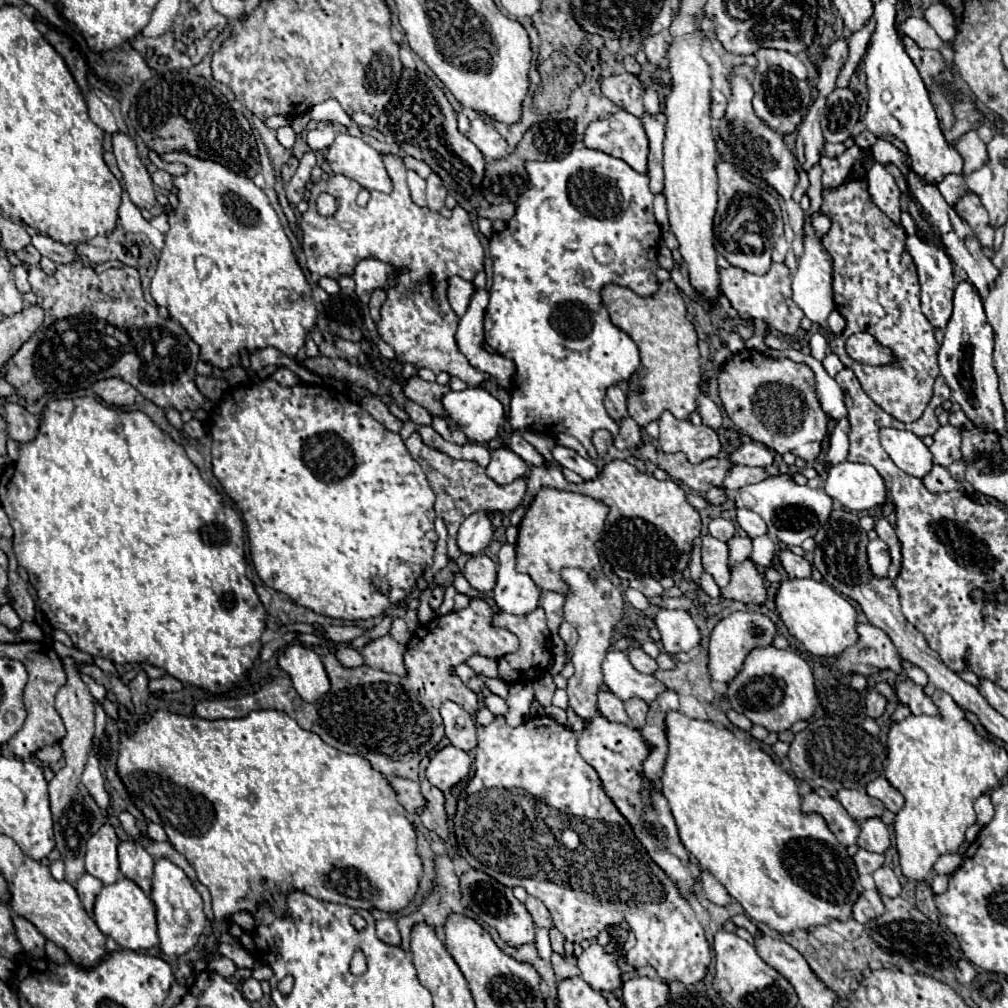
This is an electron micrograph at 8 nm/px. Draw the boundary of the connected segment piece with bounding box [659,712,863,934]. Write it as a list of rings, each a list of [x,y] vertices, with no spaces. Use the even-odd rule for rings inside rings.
[[[669,712],[669,716],[665,718],[665,726],[667,726],[665,734],[667,734],[667,742],[669,742],[669,754],[667,754],[667,760],[665,760],[663,774],[661,774],[659,792],[669,802],[669,808],[671,808],[671,814],[673,814],[675,822],[677,822],[677,830],[679,830],[683,846],[697,858],[697,862],[703,870],[709,870],[727,888],[727,892],[743,906],[745,914],[749,918],[757,920],[757,922],[767,924],[769,928],[777,930],[779,934],[787,934],[787,932],[793,932],[797,928],[807,930],[809,926],[821,926],[821,924],[827,924],[831,920],[851,918],[851,906],[857,900],[857,896],[863,892],[863,888],[859,884],[859,878],[855,874],[855,864],[853,864],[851,856],[847,854],[845,846],[841,846],[837,842],[837,838],[829,832],[825,820],[819,814],[805,816],[801,812],[801,796],[797,792],[797,782],[785,770],[781,770],[771,760],[771,756],[767,752],[747,744],[745,740],[735,738],[731,730],[727,730],[723,726],[717,726],[711,720],[695,720],[695,718],[687,718],[681,712]]]

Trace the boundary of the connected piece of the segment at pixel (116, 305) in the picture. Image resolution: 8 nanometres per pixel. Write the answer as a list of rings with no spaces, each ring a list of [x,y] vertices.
[[[59,264],[55,274],[45,274],[39,266],[33,266],[29,268],[29,284],[37,294],[37,304],[45,308],[45,322],[5,366],[5,380],[29,404],[43,394],[51,394],[55,398],[77,396],[79,390],[87,390],[97,380],[121,376],[159,408],[177,408],[179,412],[185,408],[211,410],[213,404],[203,398],[193,382],[195,364],[199,362],[197,344],[189,338],[181,324],[171,318],[159,318],[157,306],[145,302],[139,272],[135,268],[109,268],[97,274],[85,264]]]

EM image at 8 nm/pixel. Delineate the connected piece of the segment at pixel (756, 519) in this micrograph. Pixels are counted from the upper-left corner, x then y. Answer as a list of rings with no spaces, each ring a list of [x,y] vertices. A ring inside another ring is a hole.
[[[737,508],[737,522],[747,532],[749,538],[757,538],[761,534],[767,534],[767,526],[761,516],[747,510],[747,508]]]

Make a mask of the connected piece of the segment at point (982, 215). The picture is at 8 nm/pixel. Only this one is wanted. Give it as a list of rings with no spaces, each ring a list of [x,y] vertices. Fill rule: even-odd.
[[[965,192],[961,200],[955,202],[955,212],[971,226],[977,240],[983,244],[983,248],[993,246],[993,226],[989,224],[989,212],[981,208],[981,200],[973,196],[973,192]]]

